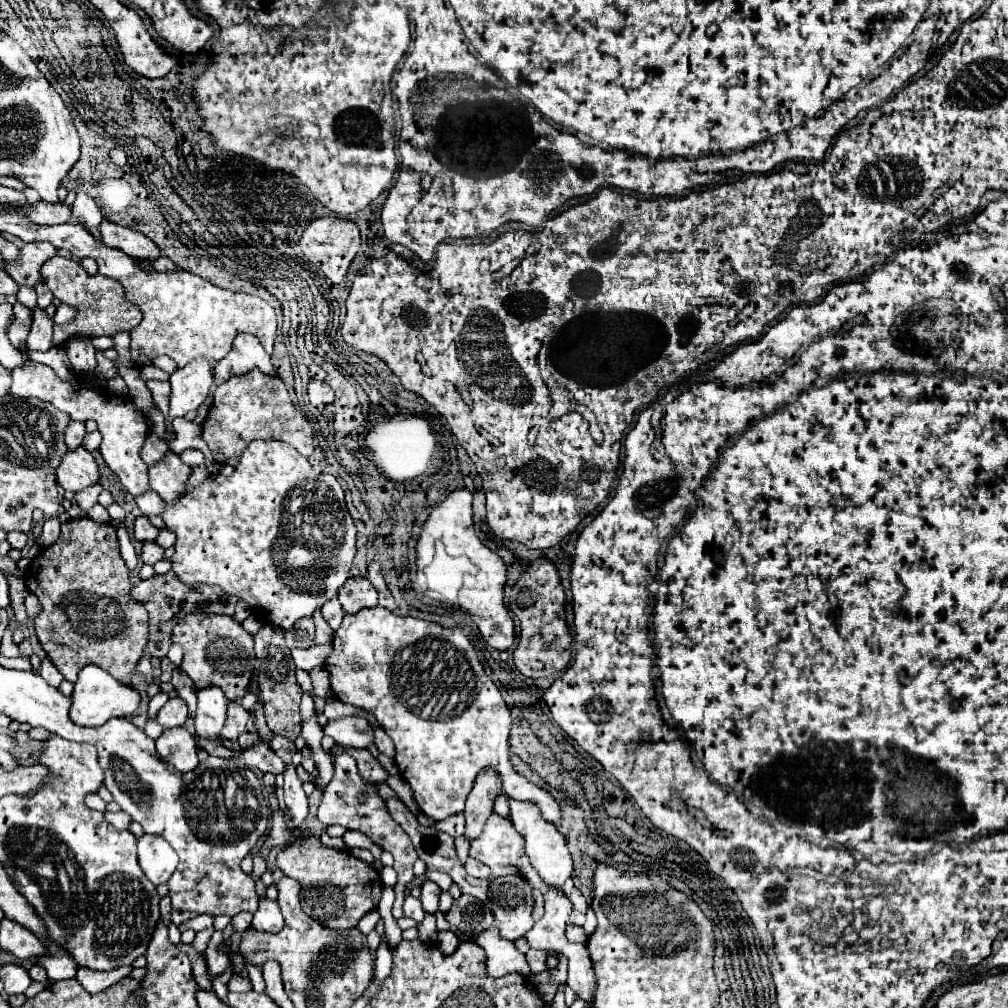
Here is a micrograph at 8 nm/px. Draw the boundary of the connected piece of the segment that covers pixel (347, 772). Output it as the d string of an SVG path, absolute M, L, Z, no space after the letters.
M344 753L344 755L336 755L334 759L334 777L330 781L330 785L324 789L324 795L322 795L322 803L320 803L320 809L318 809L318 819L324 823L324 825L342 825L346 829L354 829L354 831L360 831L364 835L368 835L372 839L372 843L376 843L380 849L392 853L394 857L394 869L398 873L398 881L394 885L394 893L396 893L396 901L394 901L394 917L400 919L402 917L402 901L404 901L404 891L406 891L406 885L414 879L414 873L412 873L412 865L414 865L414 847L412 847L412 841L408 839L406 831L390 817L388 813L388 807L386 807L386 801L380 797L378 793L378 783L372 783L372 781L364 781L356 769L356 761Z

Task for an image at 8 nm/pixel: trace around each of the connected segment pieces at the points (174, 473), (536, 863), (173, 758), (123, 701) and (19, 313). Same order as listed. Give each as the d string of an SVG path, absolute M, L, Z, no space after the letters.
M170 453L160 463L148 467L150 489L156 491L166 503L178 501L178 495L184 493L186 481L190 477L190 467L176 455Z
M510 801L510 819L512 819L512 825L516 827L516 831L526 841L526 855L532 861L534 871L540 875L540 879L544 879L544 883L564 891L564 883L572 877L572 871L574 871L572 857L570 857L570 851L566 849L564 835L552 823L542 819L542 815L534 803Z
M186 727L166 729L156 739L156 749L158 749L158 755L164 761L172 763L178 771L192 771L198 765L196 737Z
M88 665L88 667L84 667L80 671L78 681L74 685L70 719L76 725L82 725L82 727L98 727L98 725L104 725L112 717L134 715L134 711L138 709L138 705L140 705L140 693L134 691L132 685L120 683L108 671L96 667L96 665Z
M16 305L14 307L14 323L12 323L12 335L10 335L10 343L14 347L20 347L22 341L26 341L26 335L28 335L28 329L30 329L30 309L26 309L24 305Z

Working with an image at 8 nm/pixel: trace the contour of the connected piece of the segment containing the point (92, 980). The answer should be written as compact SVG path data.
M80 967L76 979L86 987L86 991L98 993L98 991L104 991L108 985L118 983L118 981L120 981L122 977L126 977L130 971L132 971L132 967L120 967L120 969L108 971L108 973L104 973L104 971L88 971L86 967Z

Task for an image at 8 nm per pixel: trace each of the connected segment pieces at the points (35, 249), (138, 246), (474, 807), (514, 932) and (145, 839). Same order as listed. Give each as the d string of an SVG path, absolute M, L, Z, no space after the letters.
M26 243L20 249L20 259L6 263L6 273L18 283L36 287L36 283L44 283L44 277L40 273L42 265L56 255L56 247L52 243Z
M102 219L102 223L100 223L100 237L106 247L114 247L118 251L124 251L130 257L136 257L136 259L160 257L160 249L148 237L144 237L142 233L132 231L128 227L116 225L108 219Z
M484 771L478 779L476 779L476 787L472 789L472 793L466 799L466 831L464 837L466 839L476 839L486 823L486 819L492 813L492 801L500 791L500 779L494 771Z
M506 875L492 879L488 887L488 901L500 929L500 935L508 941L524 937L534 925L532 921L532 887L520 875Z
M142 835L138 839L138 861L146 877L154 883L166 883L178 865L176 851L158 835Z

